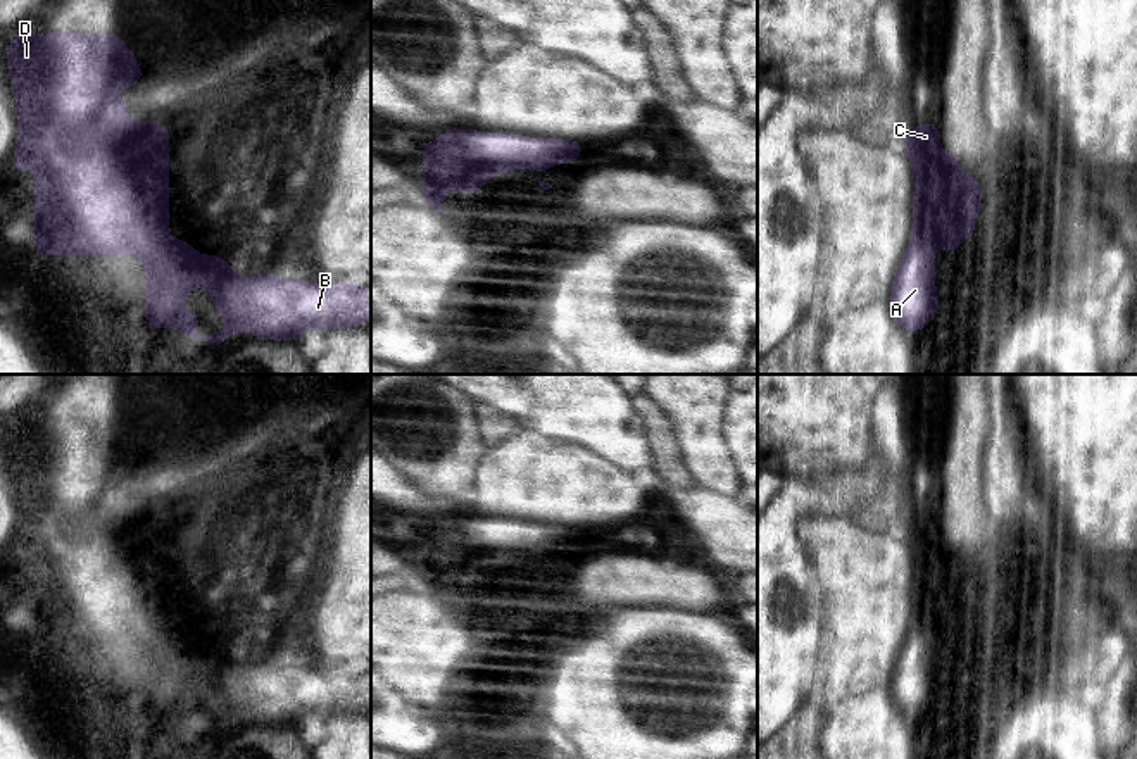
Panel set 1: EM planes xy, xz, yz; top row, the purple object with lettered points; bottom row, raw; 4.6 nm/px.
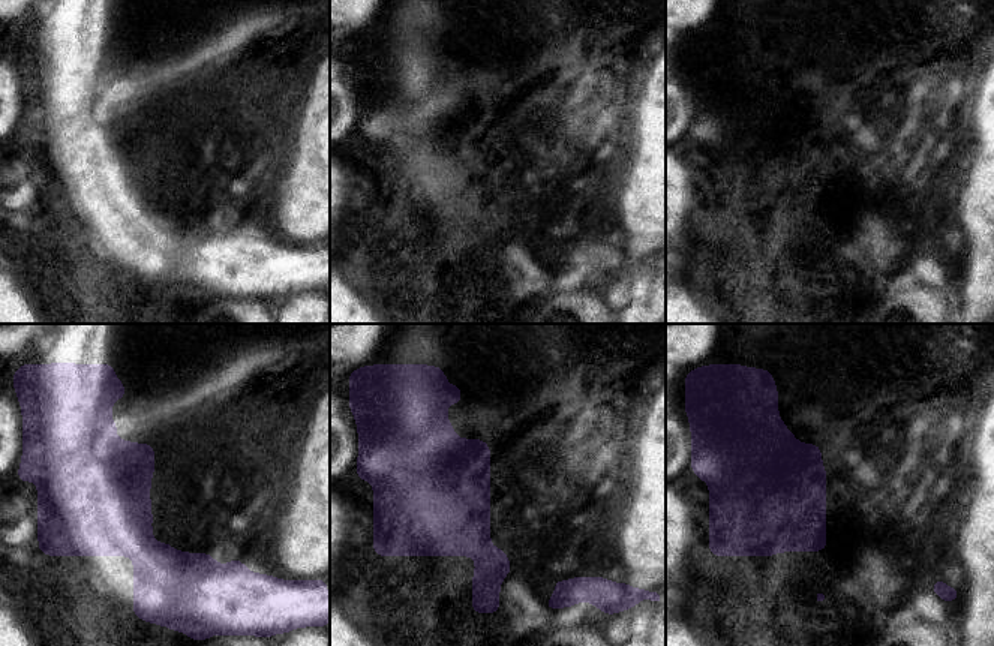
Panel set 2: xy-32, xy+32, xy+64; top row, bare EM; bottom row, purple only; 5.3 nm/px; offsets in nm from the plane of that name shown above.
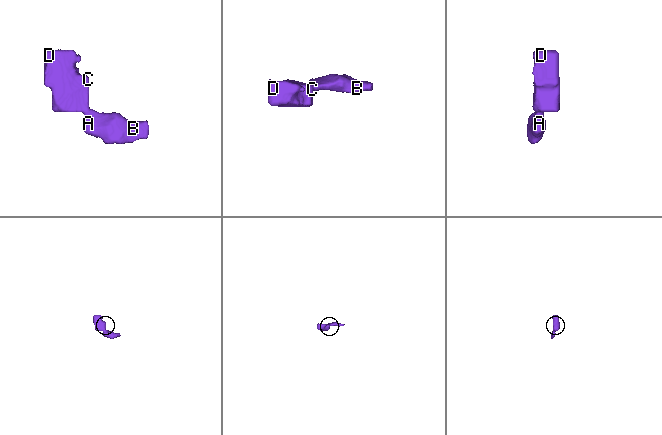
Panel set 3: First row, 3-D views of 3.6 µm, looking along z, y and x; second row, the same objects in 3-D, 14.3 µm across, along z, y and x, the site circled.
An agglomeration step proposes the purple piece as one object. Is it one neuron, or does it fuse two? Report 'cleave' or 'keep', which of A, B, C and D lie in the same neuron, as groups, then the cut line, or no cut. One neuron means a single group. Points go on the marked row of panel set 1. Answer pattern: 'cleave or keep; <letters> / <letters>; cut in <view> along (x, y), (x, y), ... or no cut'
keep; A B C D; no cut

